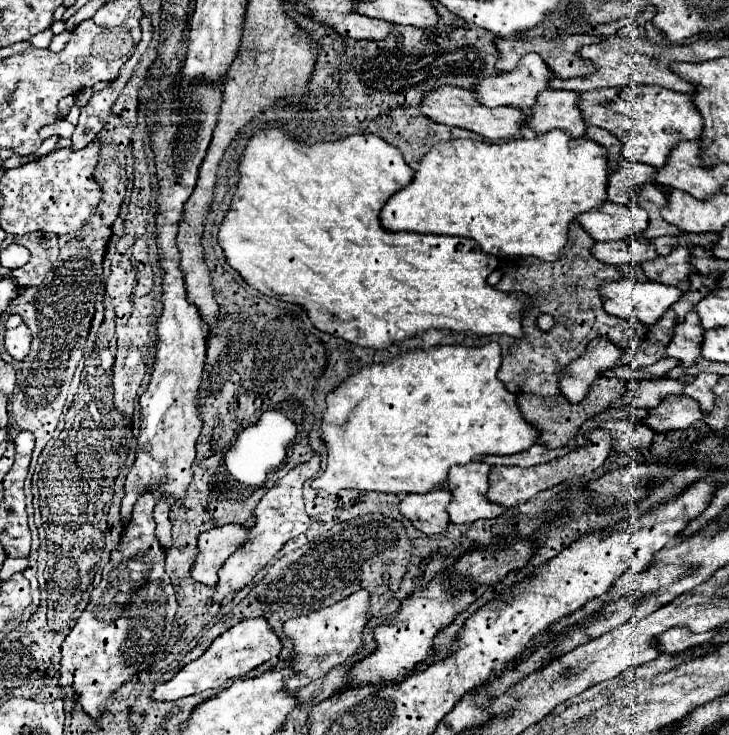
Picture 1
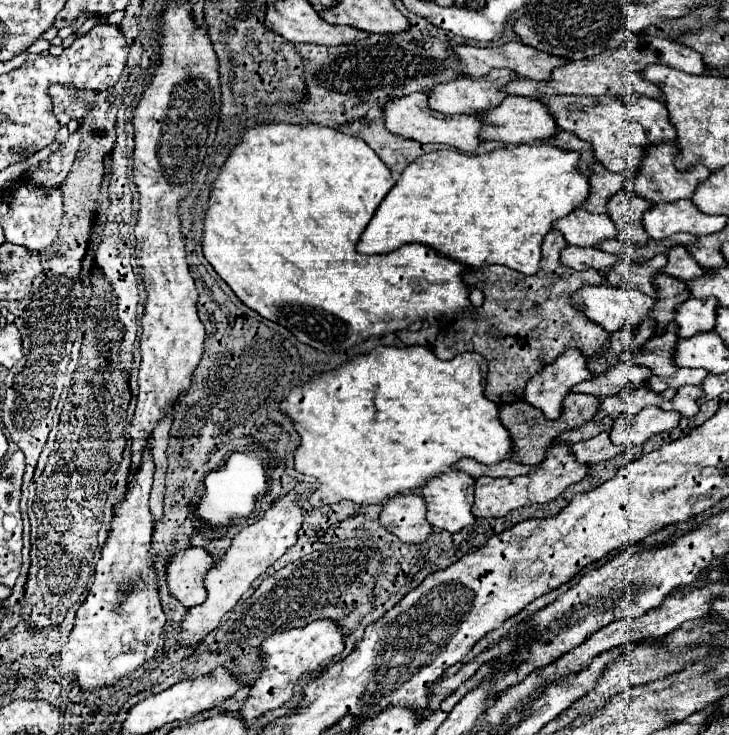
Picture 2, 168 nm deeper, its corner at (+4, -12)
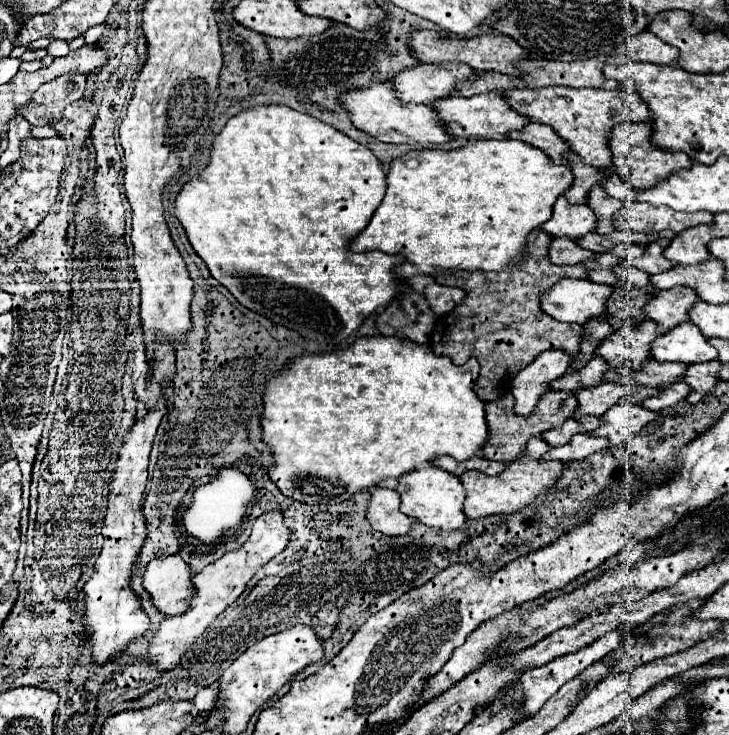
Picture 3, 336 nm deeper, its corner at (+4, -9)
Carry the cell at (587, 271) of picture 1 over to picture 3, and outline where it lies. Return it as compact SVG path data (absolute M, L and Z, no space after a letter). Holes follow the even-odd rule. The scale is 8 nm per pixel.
M533 229L527 239L529 239L529 245L527 245L529 257L525 259L525 263L519 263L515 267L501 269L501 271L489 271L489 273L485 273L485 271L461 271L461 273L443 273L443 275L437 275L439 283L461 287L461 289L467 291L467 297L451 313L447 313L447 315L443 315L443 317L437 319L435 329L431 333L429 347L433 349L435 355L449 355L457 365L465 363L469 357L475 357L479 361L479 365L481 365L481 373L479 373L475 391L477 391L479 399L485 401L485 403L487 401L495 401L497 397L503 397L505 393L509 393L513 377L521 369L525 369L525 365L529 365L535 357L539 357L543 351L563 349L571 357L575 357L579 353L579 349L581 349L583 327L577 325L577 323L559 323L557 319L549 317L541 309L541 297L557 281L561 281L565 277L587 279L589 273L587 273L585 265L567 265L567 267L553 265L549 261L549 245L551 245L553 237L549 233L545 233L543 229Z

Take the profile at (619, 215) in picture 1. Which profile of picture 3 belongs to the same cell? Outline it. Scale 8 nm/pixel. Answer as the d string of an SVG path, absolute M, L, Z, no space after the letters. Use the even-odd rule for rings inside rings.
M559 197L553 207L553 217L541 225L543 231L553 237L581 239L583 235L595 231L595 213L587 205L573 205L565 197Z

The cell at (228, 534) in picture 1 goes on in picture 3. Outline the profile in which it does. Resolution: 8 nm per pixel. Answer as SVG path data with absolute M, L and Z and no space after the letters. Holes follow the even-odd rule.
M179 553L153 559L143 575L143 587L165 615L181 615L189 611L193 599L191 581L191 565L185 563Z

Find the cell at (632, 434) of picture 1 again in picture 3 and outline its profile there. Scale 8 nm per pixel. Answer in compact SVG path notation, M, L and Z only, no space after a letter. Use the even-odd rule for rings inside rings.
M577 433L571 437L569 443L547 451L545 459L559 459L559 461L567 463L567 461L575 461L575 459L585 459L587 455L593 455L607 447L609 447L609 441L605 441L605 437L597 437L591 433Z

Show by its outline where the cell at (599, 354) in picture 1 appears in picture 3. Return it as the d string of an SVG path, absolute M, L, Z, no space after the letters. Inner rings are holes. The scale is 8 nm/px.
M559 349L543 351L531 365L521 369L511 385L511 393L515 397L515 413L533 413L541 395L551 389L551 381L563 377L569 371L571 361L571 355L561 353Z

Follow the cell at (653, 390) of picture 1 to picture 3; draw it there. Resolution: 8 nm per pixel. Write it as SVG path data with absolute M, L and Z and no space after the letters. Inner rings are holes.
M603 383L597 387L579 389L579 391L575 391L575 397L579 401L579 407L573 415L575 419L581 419L585 415L601 417L605 411L609 411L613 405L617 405L621 401L639 402L637 393L619 383Z

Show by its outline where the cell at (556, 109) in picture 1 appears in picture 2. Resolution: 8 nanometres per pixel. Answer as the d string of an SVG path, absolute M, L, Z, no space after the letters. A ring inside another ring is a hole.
M507 96L499 106L481 112L481 140L497 140L503 144L523 144L523 142L537 142L551 138L557 132L557 124L547 114L547 108L539 100L523 98L523 96Z

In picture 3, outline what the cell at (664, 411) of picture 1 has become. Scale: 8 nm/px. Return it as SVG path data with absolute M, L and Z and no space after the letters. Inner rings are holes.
M623 401L613 405L613 409L609 409L601 419L603 425L599 429L593 431L593 435L601 435L607 437L611 445L623 445L625 441L629 441L631 437L639 435L641 429L653 421L657 421L661 415L655 411L649 411L641 405Z

